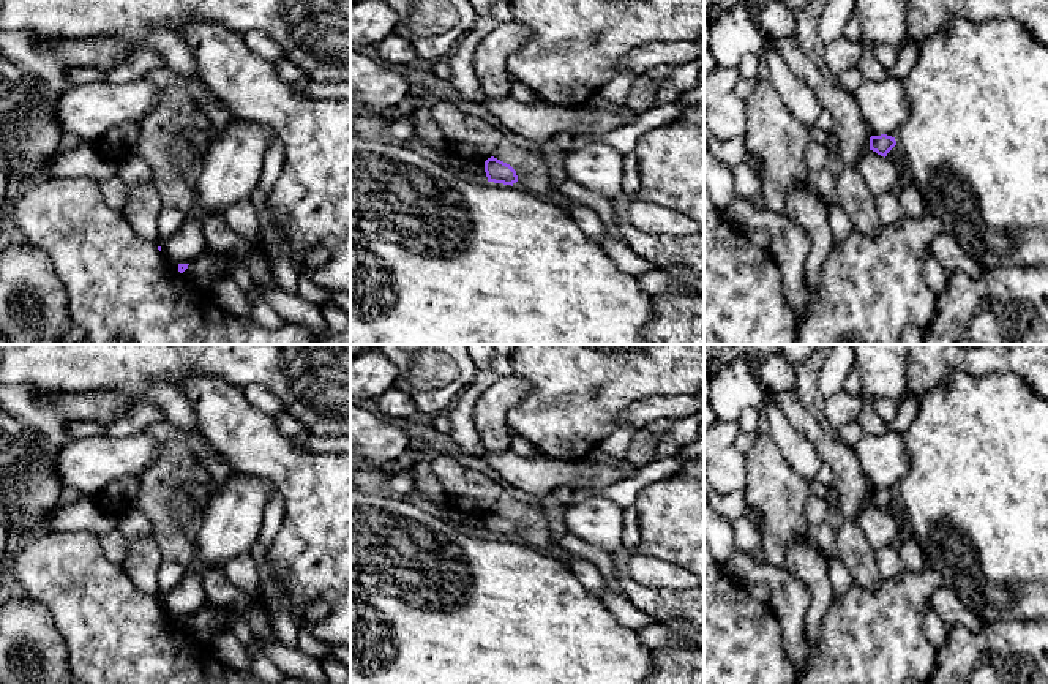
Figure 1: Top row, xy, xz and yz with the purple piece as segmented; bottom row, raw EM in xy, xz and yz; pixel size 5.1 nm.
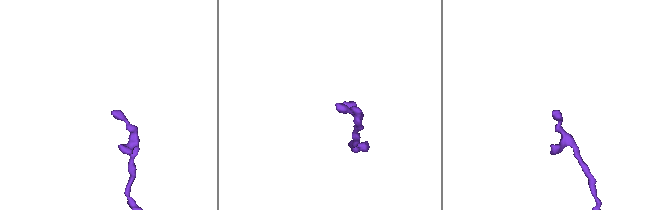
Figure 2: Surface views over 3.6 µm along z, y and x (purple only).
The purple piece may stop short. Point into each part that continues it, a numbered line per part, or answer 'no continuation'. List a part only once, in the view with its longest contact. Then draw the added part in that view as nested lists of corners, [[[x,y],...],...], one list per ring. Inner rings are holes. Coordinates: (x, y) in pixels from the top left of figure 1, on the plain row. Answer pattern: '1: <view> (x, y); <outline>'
no continuation

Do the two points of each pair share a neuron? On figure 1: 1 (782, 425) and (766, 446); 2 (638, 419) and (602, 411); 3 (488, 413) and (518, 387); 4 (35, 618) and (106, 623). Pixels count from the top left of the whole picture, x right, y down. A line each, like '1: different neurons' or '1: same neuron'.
1: different neurons
2: different neurons
3: same neuron
4: different neurons

